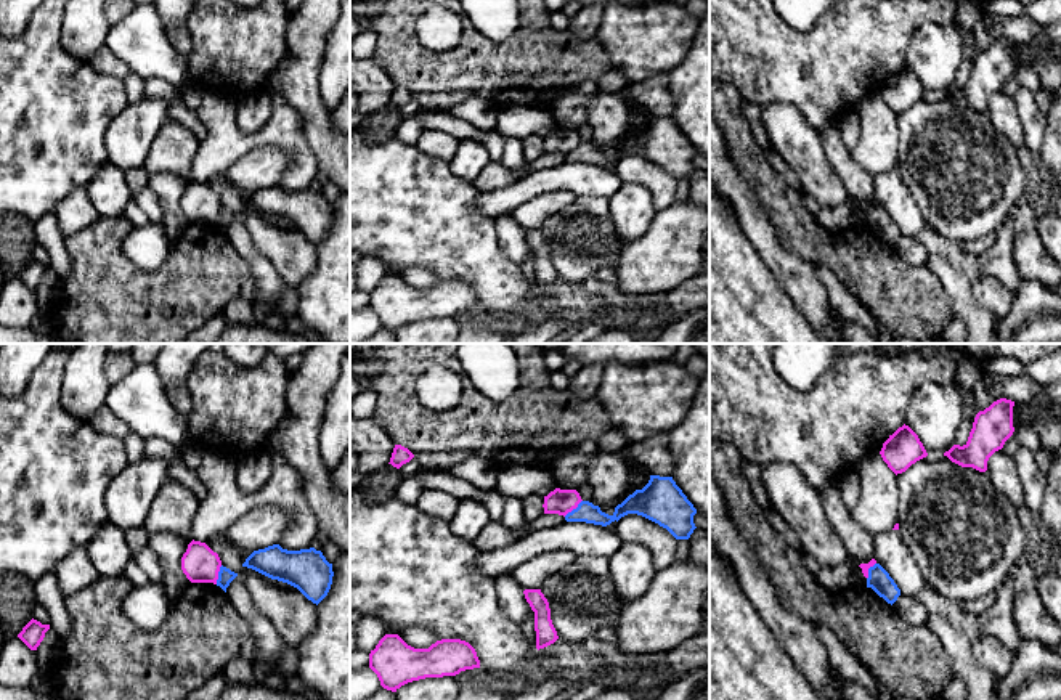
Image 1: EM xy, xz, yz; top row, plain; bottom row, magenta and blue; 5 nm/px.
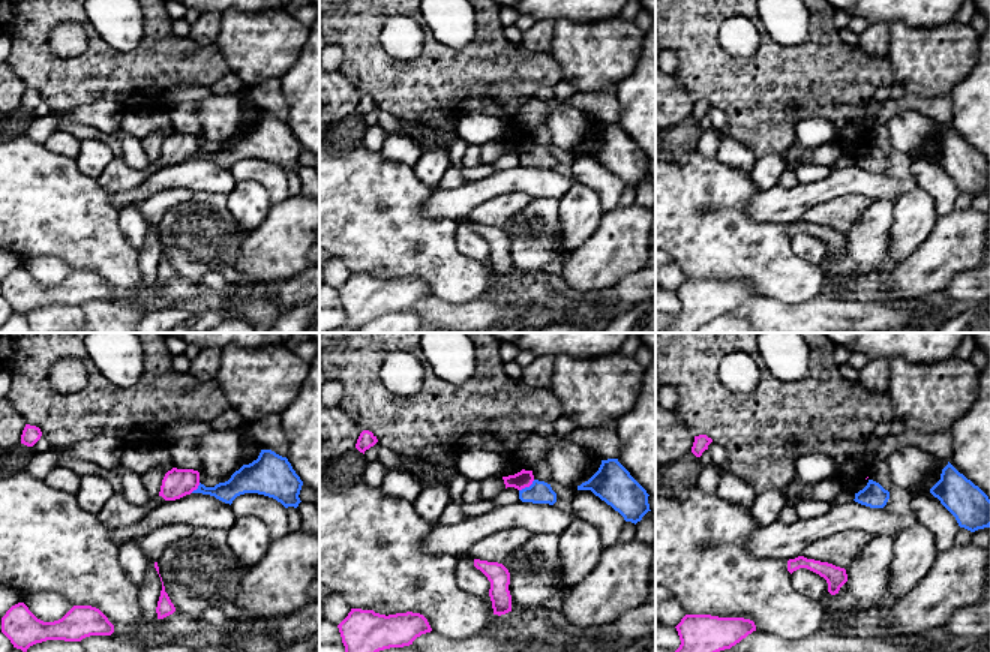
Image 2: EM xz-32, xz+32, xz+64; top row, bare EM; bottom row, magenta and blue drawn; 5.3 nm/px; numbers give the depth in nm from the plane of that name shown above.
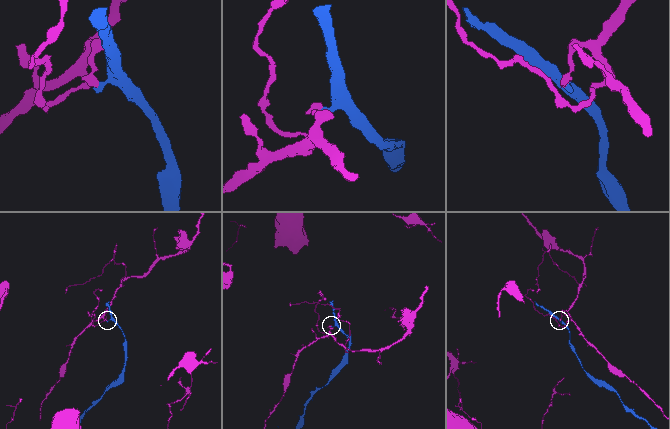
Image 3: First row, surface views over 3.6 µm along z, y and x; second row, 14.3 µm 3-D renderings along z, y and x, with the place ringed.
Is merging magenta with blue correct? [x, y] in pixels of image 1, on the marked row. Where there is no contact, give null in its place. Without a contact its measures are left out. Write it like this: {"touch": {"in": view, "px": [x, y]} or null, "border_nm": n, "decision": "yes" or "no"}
{"touch": {"in": "xz", "px": [573, 508]}, "border_nm": 130, "decision": "no"}

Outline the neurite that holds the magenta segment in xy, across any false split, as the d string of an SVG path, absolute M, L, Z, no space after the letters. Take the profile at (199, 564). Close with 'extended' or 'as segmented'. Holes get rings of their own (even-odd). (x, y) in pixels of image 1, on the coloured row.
M191 541L181 557L181 570L191 583L217 584L222 560L205 543Z; as segmented

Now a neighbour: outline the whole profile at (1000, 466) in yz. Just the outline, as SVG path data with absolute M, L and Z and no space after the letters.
M1003 450L995 451L987 461L987 472L994 486L1018 509L1024 506L1024 491L1016 462Z

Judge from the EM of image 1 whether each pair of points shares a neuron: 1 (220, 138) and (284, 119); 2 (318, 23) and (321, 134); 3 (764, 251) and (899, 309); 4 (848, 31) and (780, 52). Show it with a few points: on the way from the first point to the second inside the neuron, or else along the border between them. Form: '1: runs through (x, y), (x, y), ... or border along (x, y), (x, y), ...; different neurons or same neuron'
1: runs through (236, 140), (259, 140), (268, 135); same neuron
2: runs through (307, 50), (307, 100), (310, 106); same neuron
3: border along (782, 243), (813, 265); different neurons
4: runs through (832, 47), (827, 52), (796, 52); same neuron

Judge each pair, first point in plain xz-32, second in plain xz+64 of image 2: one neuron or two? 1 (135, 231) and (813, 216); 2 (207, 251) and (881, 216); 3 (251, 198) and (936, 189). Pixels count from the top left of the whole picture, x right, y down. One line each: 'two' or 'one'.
1: two
2: one
3: two

